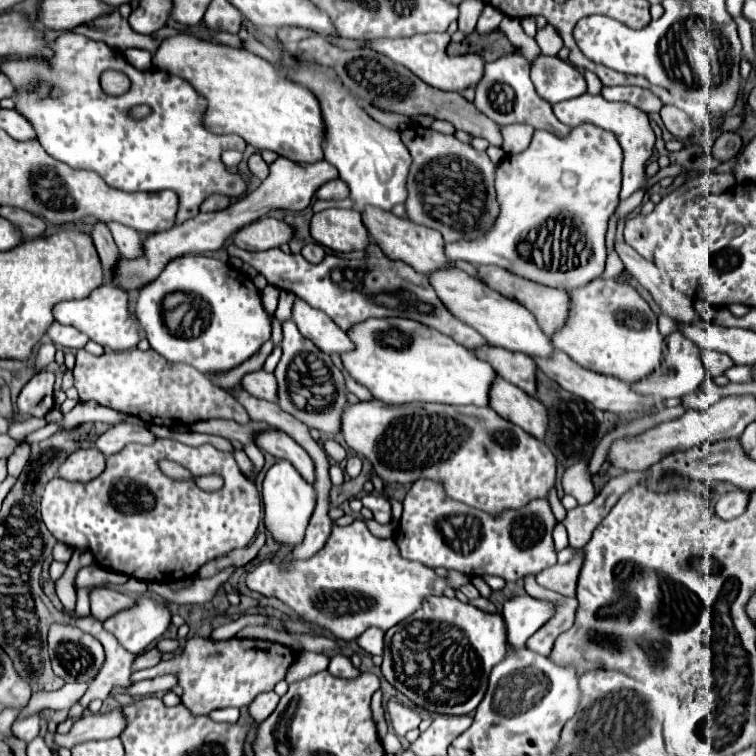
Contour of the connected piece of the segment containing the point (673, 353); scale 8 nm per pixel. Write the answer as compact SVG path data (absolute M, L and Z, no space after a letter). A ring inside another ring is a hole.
M674 331L672 335L666 337L668 343L668 351L666 351L666 359L664 363L652 373L648 375L648 379L642 379L638 383L634 383L636 391L644 391L648 395L656 395L662 399L672 399L672 397L684 397L690 391L698 389L700 383L704 381L704 363L700 359L700 347L696 347L696 343L692 343L688 337L684 337L680 331Z

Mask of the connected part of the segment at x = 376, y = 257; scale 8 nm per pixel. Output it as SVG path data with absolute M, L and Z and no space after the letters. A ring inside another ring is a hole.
M370 241L366 249L364 259L346 261L338 259L334 255L326 255L326 259L318 265L308 263L300 253L284 253L282 249L268 249L268 251L244 251L240 247L230 245L228 253L232 257L242 259L244 263L252 265L258 273L262 273L268 283L276 285L284 291L294 291L300 299L304 299L310 307L324 311L340 329L348 331L356 323L362 323L370 317L406 317L420 321L448 337L452 337L456 343L478 349L488 345L484 337L478 335L478 331L472 331L472 327L466 327L466 323L460 323L460 319L454 319L454 315L440 303L436 291L430 285L430 279L412 267L404 265L404 261L386 259L384 251L376 241Z

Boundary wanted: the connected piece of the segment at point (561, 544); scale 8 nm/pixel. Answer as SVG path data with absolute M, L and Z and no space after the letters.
M558 523L554 527L554 545L556 545L556 551L568 547L568 535L566 535L566 529L564 529L562 523Z

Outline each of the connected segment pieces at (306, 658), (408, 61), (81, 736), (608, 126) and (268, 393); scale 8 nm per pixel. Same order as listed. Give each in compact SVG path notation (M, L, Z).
M300 653L288 669L285 680L290 684L327 670L329 657L322 653Z
M426 33L426 35L412 35L404 39L372 39L364 41L362 49L372 49L380 55L388 55L394 63L400 63L402 67L408 67L416 77L424 79L424 83L442 89L442 91L464 91L470 85L476 85L484 71L484 61L480 55L462 55L462 57L450 57L444 51L442 33Z
M122 707L110 709L108 713L98 715L84 715L80 717L72 731L68 735L56 735L56 745L72 749L72 745L88 741L88 739L112 739L120 737L120 731L124 731L124 711Z
M584 93L572 101L556 103L556 105L552 105L552 109L554 109L554 115L568 127L578 127L580 123L592 123L600 129L614 133L614 137L618 139L618 143L624 151L624 167L622 167L624 177L622 177L620 201L628 199L640 187L650 189L658 181L658 179L646 179L646 173L644 173L644 165L654 149L654 131L648 123L648 115L644 111L640 111L628 103L612 103L612 101L606 101L602 95L590 95L590 93Z
M266 371L250 373L242 379L242 387L256 399L276 401L276 377Z

